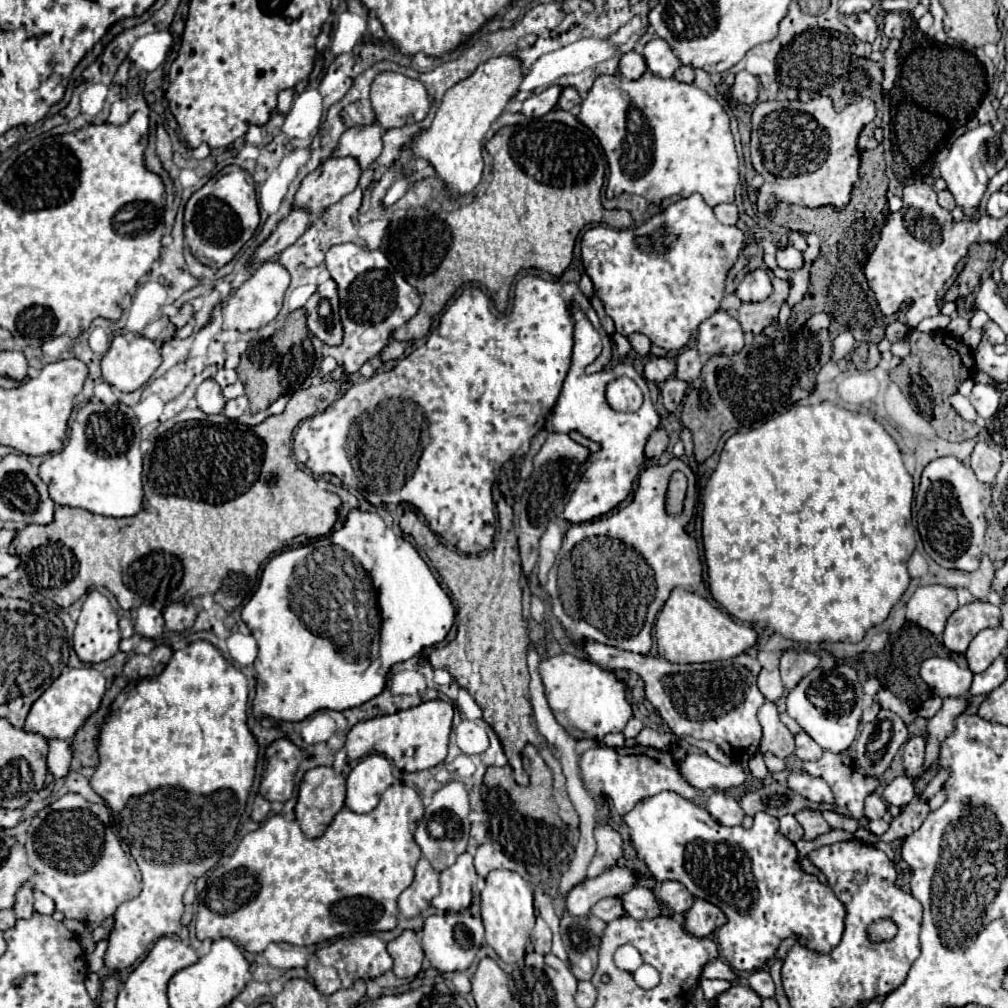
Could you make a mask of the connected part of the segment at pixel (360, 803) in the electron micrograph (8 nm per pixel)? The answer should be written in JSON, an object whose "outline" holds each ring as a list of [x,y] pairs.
{"outline":[[[367,755],[346,780],[345,807],[355,813],[369,813],[381,793],[394,782],[393,765],[383,755]]]}

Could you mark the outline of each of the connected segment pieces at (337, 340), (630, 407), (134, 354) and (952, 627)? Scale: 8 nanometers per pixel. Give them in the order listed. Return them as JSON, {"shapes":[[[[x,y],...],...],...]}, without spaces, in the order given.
{"shapes":[[[[333,279],[321,283],[315,295],[305,305],[307,323],[313,337],[317,337],[323,345],[341,345],[343,343],[343,327],[339,319],[339,297],[337,285]]],[[[621,376],[607,386],[606,400],[615,411],[635,412],[641,407],[644,398],[632,379]]],[[[115,335],[101,359],[103,381],[121,393],[131,393],[145,385],[159,365],[159,347],[141,335]]],[[[975,599],[963,607],[957,607],[945,625],[943,645],[953,653],[965,653],[973,637],[983,629],[995,629],[1001,625],[1001,609],[989,601]]]]}

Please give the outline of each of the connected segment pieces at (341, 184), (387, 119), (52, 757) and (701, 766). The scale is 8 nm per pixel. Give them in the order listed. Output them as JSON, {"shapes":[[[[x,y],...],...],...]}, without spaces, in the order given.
{"shapes":[[[[331,157],[303,179],[293,207],[307,207],[313,215],[319,215],[325,207],[351,193],[359,177],[361,167],[355,157]]],[[[383,71],[371,85],[371,105],[383,129],[421,121],[431,105],[421,81],[401,73]]],[[[51,739],[49,741],[49,755],[47,755],[47,767],[49,773],[59,779],[65,777],[69,773],[69,765],[73,759],[73,749],[71,743],[63,741],[63,739]]],[[[705,753],[701,755],[689,755],[683,765],[681,773],[685,779],[691,779],[691,785],[697,789],[733,789],[733,787],[743,787],[747,783],[745,769],[739,763],[729,763],[721,765],[707,757]]]]}

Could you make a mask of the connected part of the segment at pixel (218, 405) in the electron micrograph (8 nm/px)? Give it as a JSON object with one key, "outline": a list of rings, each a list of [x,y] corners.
{"outline":[[[205,379],[199,387],[197,387],[197,393],[195,393],[195,399],[197,399],[197,405],[203,413],[207,415],[217,415],[223,411],[225,407],[225,397],[221,393],[221,387],[213,381],[213,379]]]}

